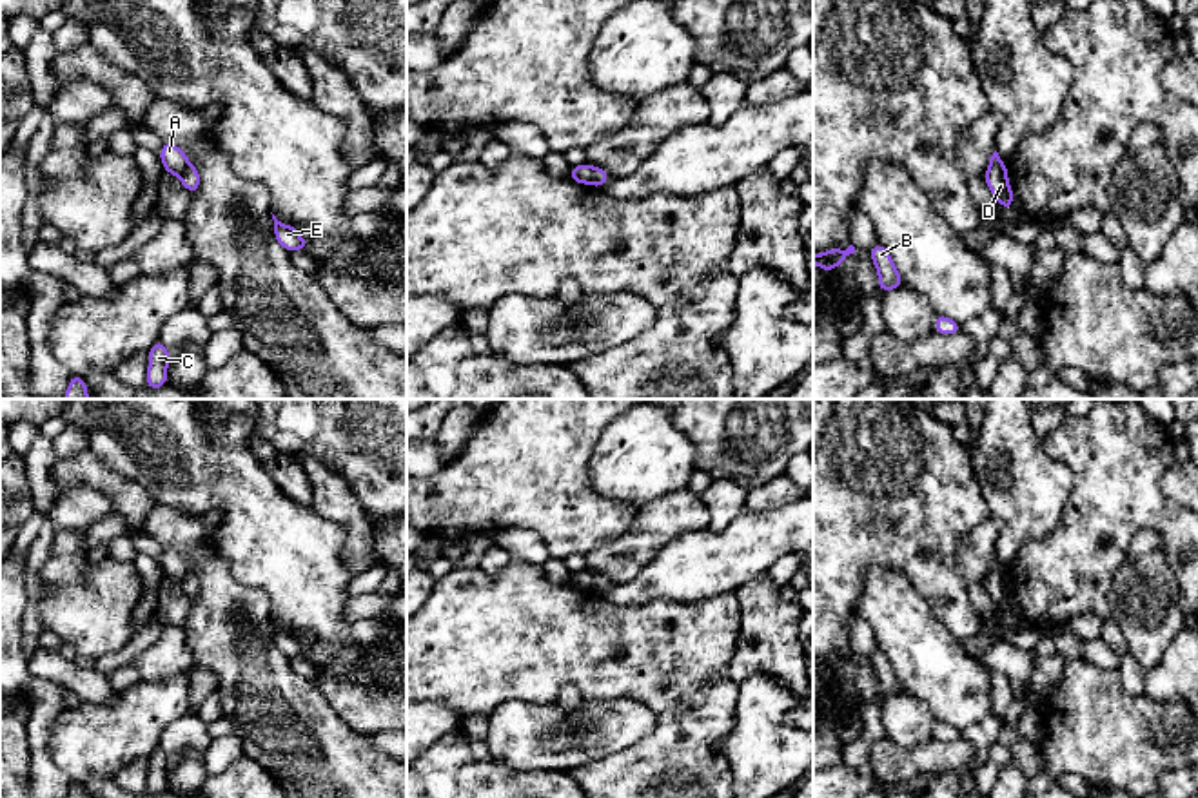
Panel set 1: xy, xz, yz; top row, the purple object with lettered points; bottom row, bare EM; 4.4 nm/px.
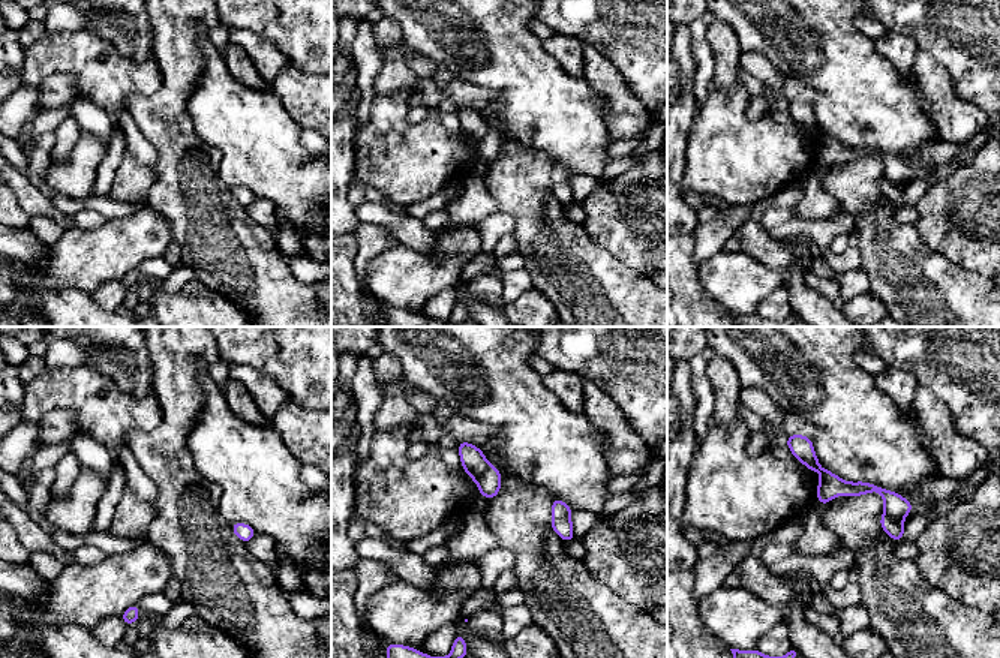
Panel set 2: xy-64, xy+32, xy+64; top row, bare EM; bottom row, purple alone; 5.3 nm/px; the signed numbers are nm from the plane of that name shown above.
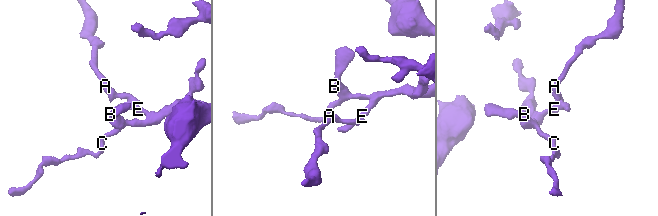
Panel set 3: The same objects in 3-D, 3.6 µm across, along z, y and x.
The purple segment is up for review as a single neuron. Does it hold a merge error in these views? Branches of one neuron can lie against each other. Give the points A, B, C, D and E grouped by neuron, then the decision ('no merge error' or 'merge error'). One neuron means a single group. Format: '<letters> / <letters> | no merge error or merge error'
A / B C D E | merge error

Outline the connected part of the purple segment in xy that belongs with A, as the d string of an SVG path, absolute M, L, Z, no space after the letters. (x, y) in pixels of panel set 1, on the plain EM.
M163 548L160 566L163 575L172 582L180 582L191 571L185 559L171 548Z

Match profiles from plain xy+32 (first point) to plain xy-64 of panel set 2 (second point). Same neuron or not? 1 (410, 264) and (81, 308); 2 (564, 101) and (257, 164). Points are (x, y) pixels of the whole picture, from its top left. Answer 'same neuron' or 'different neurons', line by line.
1: different neurons
2: same neuron

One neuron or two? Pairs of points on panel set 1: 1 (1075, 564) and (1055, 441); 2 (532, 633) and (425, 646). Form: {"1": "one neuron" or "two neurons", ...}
{"1": "one neuron", "2": "one neuron"}

